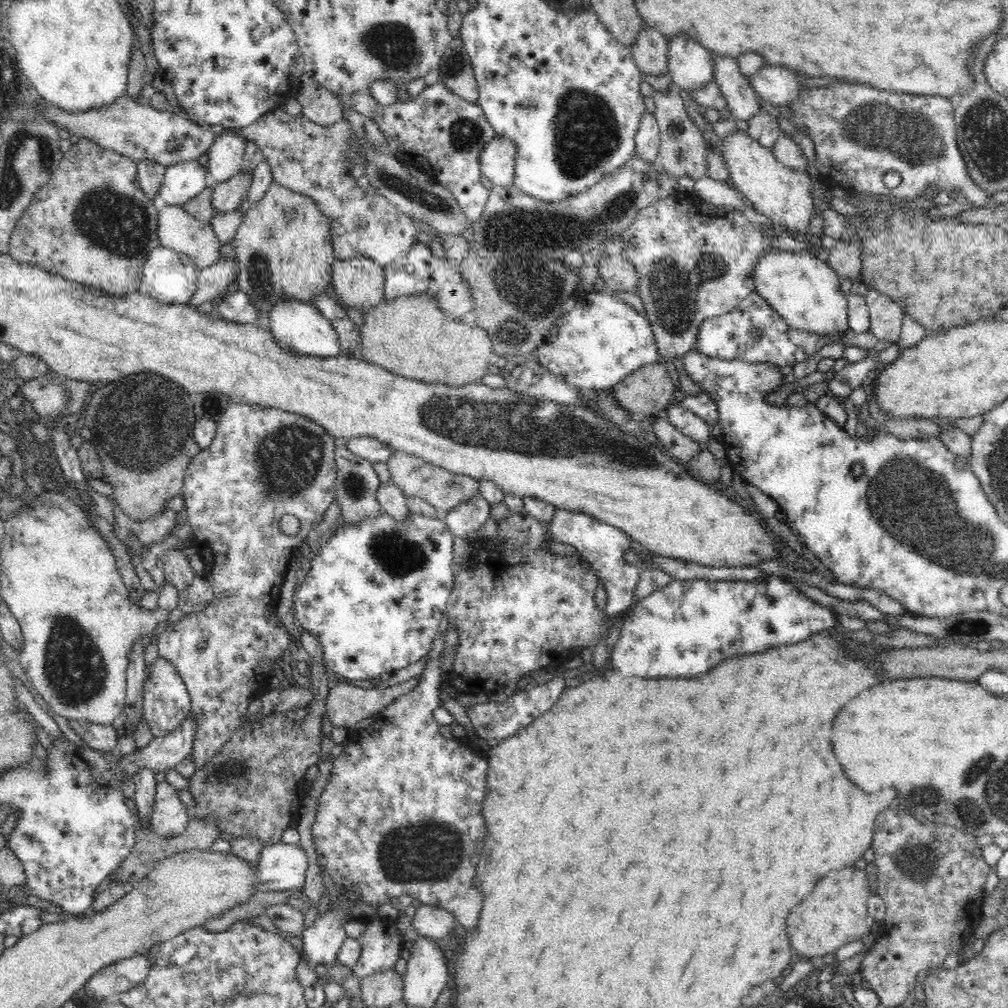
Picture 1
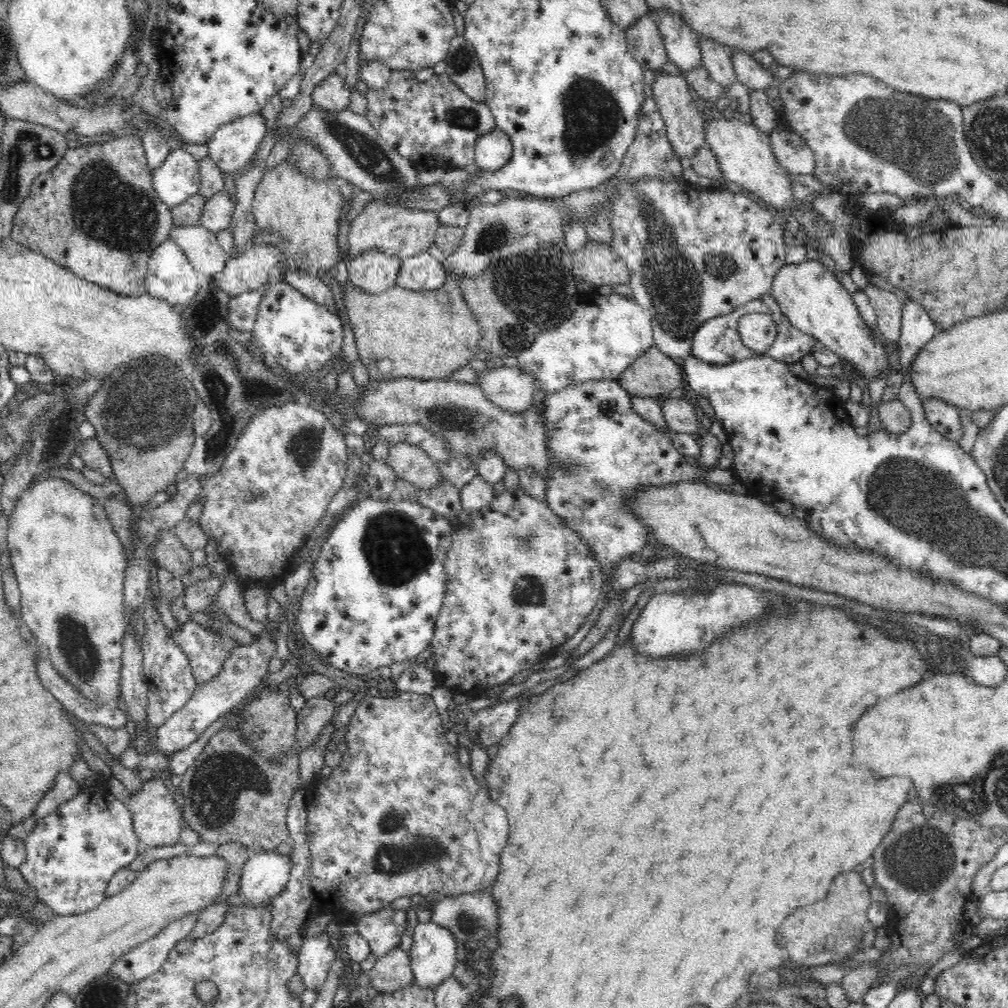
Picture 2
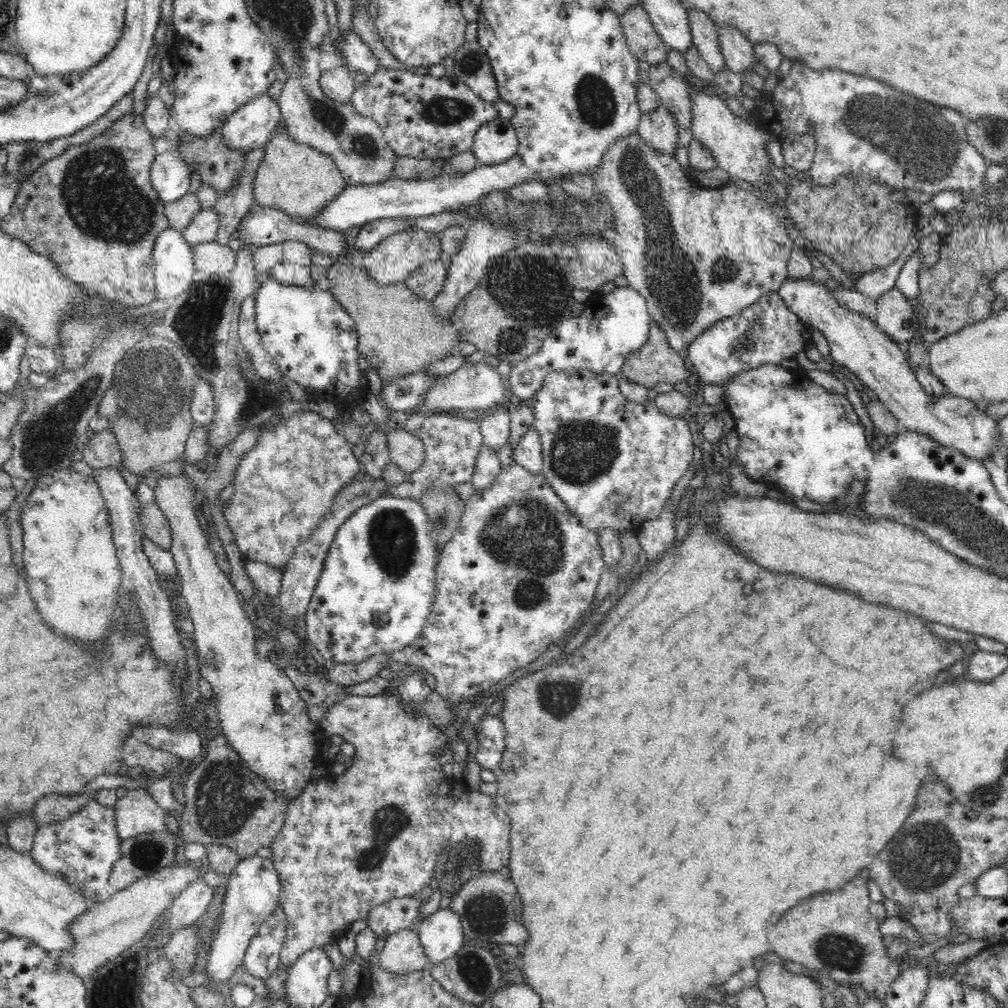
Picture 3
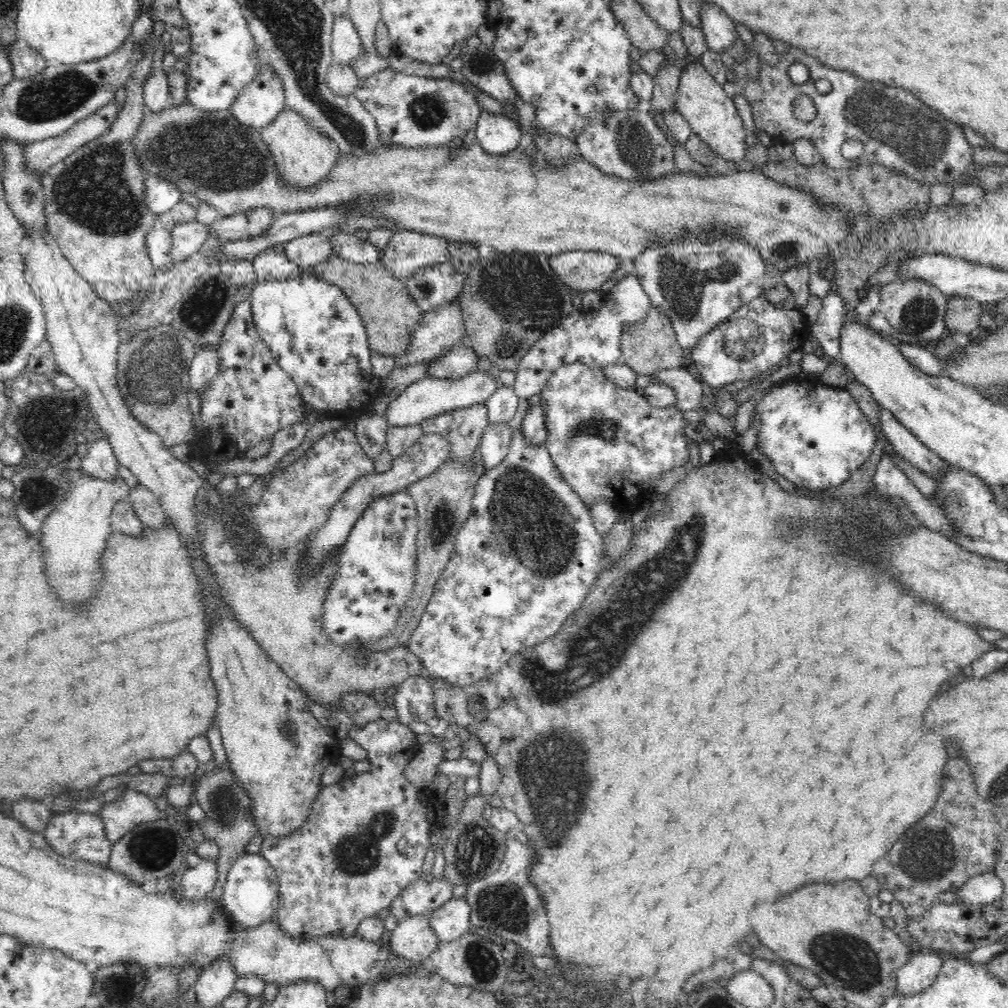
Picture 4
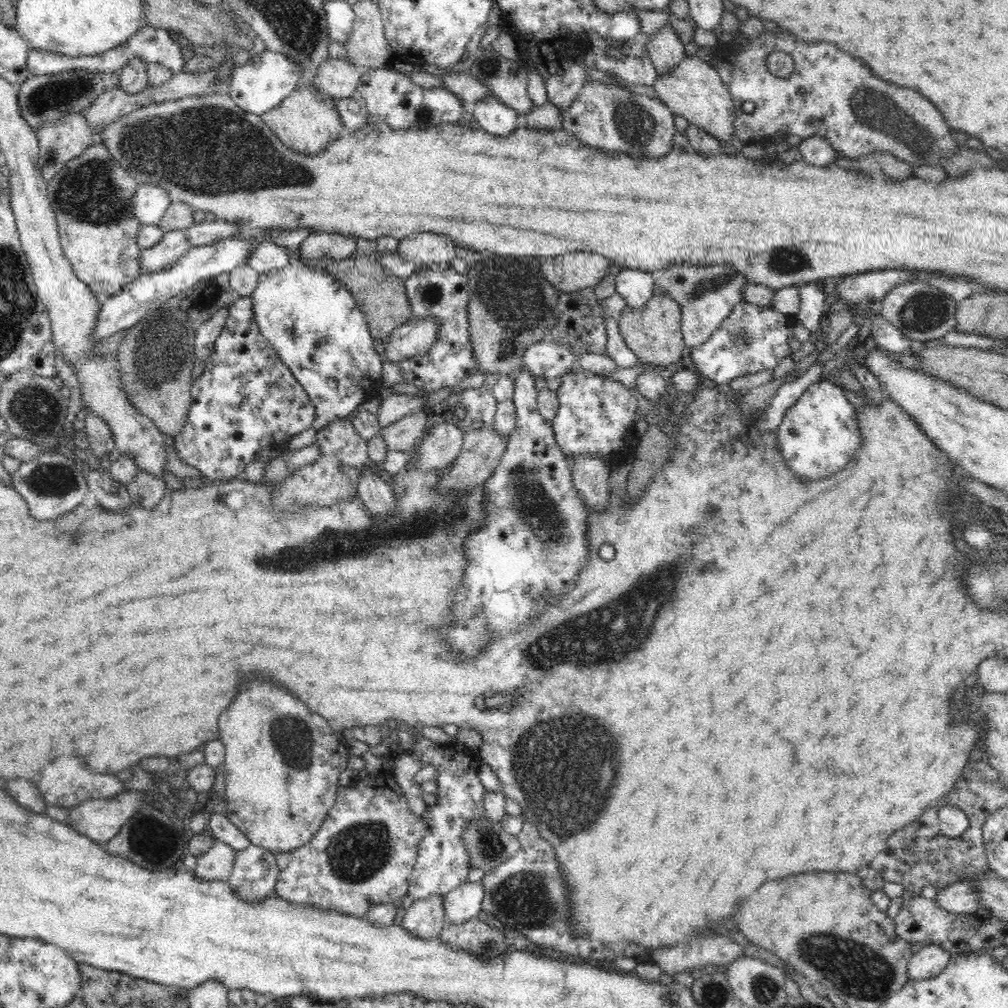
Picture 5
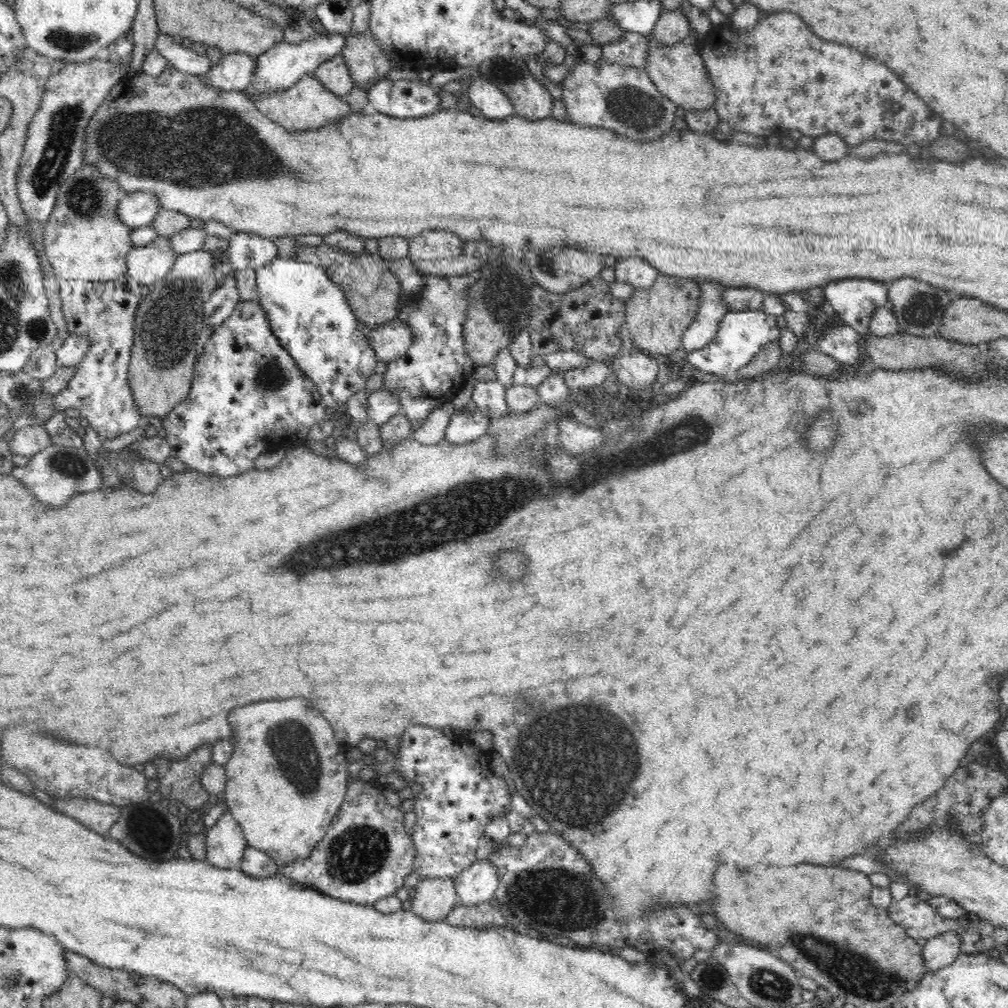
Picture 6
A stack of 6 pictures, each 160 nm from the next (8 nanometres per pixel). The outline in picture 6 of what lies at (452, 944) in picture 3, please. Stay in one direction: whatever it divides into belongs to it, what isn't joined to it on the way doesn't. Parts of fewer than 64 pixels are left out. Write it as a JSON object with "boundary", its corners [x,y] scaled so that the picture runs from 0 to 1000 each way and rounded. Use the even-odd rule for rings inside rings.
{"boundary":[[[472,853],[466,861],[458,863],[451,871],[451,882],[455,897],[472,899],[476,895],[487,895],[495,878],[493,861],[484,853]]]}

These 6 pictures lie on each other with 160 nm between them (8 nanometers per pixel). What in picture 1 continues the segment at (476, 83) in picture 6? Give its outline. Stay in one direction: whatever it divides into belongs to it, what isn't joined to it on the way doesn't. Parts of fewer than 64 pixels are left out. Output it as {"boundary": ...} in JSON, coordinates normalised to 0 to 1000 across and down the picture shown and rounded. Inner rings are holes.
{"boundary":[[[494,135],[488,137],[477,152],[477,173],[494,185],[508,185],[512,151],[508,140]]]}

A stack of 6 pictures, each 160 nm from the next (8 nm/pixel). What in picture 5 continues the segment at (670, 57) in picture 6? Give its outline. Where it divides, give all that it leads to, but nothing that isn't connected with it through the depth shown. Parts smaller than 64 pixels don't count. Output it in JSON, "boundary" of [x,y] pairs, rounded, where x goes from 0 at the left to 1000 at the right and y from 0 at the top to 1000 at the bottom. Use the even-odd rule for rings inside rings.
{"boundary":[[[679,56],[677,62],[659,75],[653,75],[646,89],[669,114],[683,119],[684,124],[690,125],[715,140],[724,143],[729,134],[729,104],[710,67],[690,56]]]}

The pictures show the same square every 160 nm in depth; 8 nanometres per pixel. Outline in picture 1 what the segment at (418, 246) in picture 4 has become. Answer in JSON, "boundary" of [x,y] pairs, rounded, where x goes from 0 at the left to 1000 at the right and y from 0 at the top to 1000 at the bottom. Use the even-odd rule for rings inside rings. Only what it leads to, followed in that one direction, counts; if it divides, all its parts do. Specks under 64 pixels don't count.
{"boundary":[[[362,254],[333,257],[328,264],[328,282],[336,302],[365,310],[381,296],[382,265]]]}

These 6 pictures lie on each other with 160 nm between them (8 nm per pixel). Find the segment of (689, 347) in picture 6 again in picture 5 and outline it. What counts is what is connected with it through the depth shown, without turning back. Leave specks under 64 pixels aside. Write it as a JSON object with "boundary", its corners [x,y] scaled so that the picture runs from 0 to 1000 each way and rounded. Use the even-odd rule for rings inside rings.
{"boundary":[[[665,263],[647,271],[649,288],[660,288],[676,304],[676,328],[680,343],[688,345],[699,340],[718,319],[731,302],[736,300],[736,288],[745,280],[726,263]]]}

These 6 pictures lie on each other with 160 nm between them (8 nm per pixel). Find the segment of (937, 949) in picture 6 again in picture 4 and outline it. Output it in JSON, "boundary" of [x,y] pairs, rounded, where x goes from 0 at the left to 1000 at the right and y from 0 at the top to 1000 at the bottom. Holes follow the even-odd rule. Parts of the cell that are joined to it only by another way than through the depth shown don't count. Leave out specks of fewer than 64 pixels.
{"boundary":[[[919,941],[905,946],[890,964],[890,984],[895,988],[909,988],[915,982],[923,980],[936,957],[937,949],[937,946]]]}

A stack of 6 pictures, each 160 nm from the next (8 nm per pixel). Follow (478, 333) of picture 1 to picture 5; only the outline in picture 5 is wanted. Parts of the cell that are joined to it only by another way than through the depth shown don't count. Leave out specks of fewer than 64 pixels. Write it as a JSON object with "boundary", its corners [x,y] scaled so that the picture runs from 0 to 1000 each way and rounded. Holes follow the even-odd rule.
{"boundary":[[[349,254],[343,257],[331,257],[327,255],[315,256],[314,258],[304,257],[303,262],[317,264],[327,271],[333,278],[348,290],[355,305],[361,311],[367,329],[372,337],[383,337],[387,331],[405,319],[409,315],[409,303],[405,298],[402,285],[402,277],[395,276],[370,254]]]}

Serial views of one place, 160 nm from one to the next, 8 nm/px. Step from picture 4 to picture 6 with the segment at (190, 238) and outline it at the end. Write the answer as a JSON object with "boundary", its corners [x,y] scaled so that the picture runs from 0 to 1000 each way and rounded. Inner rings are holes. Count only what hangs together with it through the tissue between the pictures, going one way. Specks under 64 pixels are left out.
{"boundary":[[[157,234],[147,244],[131,245],[125,256],[126,272],[141,282],[153,282],[170,267],[175,257],[171,237]]]}

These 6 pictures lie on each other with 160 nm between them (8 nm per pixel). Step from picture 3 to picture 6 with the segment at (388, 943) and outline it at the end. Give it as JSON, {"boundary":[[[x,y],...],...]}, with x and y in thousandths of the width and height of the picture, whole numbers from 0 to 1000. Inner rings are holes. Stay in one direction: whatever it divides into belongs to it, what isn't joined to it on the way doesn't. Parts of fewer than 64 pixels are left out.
{"boundary":[[[450,871],[416,873],[408,885],[408,904],[423,915],[435,915],[455,897]]]}

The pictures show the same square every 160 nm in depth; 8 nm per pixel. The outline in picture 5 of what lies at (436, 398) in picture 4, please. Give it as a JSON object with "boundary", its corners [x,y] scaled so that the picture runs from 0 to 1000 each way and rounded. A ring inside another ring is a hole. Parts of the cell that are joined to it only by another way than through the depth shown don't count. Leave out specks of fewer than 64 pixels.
{"boundary":[[[383,390],[379,391],[379,399],[374,409],[375,420],[377,425],[383,425],[391,419],[395,419],[397,415],[405,413],[405,411],[422,407],[423,398],[421,394],[410,393],[407,391]]]}

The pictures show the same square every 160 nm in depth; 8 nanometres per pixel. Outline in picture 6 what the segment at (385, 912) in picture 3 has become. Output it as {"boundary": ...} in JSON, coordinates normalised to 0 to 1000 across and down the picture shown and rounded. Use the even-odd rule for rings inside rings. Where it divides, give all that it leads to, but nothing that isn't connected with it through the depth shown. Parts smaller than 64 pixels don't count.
{"boundary":[[[409,719],[403,723],[403,726],[399,728],[399,732],[397,734],[397,742],[395,746],[390,749],[391,754],[391,766],[397,772],[401,774],[410,774],[411,776],[415,776],[419,779],[420,783],[412,788],[410,791],[411,794],[411,802],[407,810],[408,812],[408,820],[411,822],[410,827],[410,839],[412,840],[412,863],[413,867],[415,867],[416,873],[423,873],[423,871],[452,871],[458,863],[462,863],[462,861],[466,861],[470,855],[472,855],[472,841],[474,840],[474,833],[476,830],[481,827],[481,822],[486,819],[486,816],[490,812],[496,809],[502,809],[505,804],[505,800],[507,797],[507,788],[504,784],[504,778],[502,774],[498,770],[492,769],[489,765],[486,764],[485,759],[485,748],[481,748],[477,746],[474,742],[472,742],[467,733],[461,729],[461,727],[456,726],[446,726],[440,723],[433,723],[428,720],[419,720],[419,719]]]}

